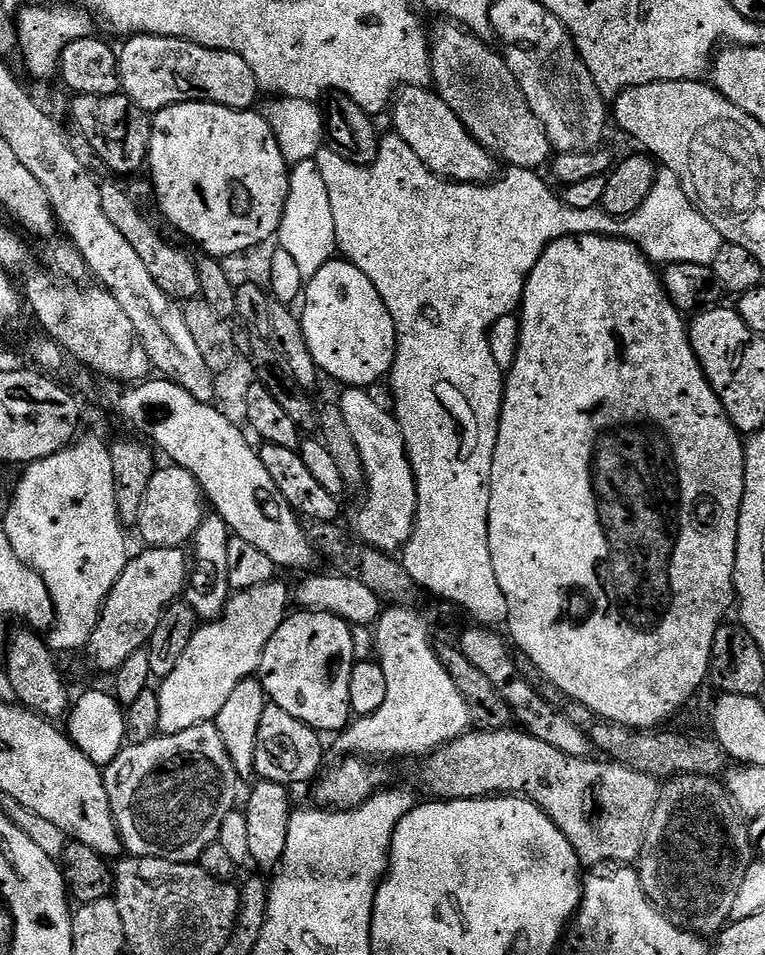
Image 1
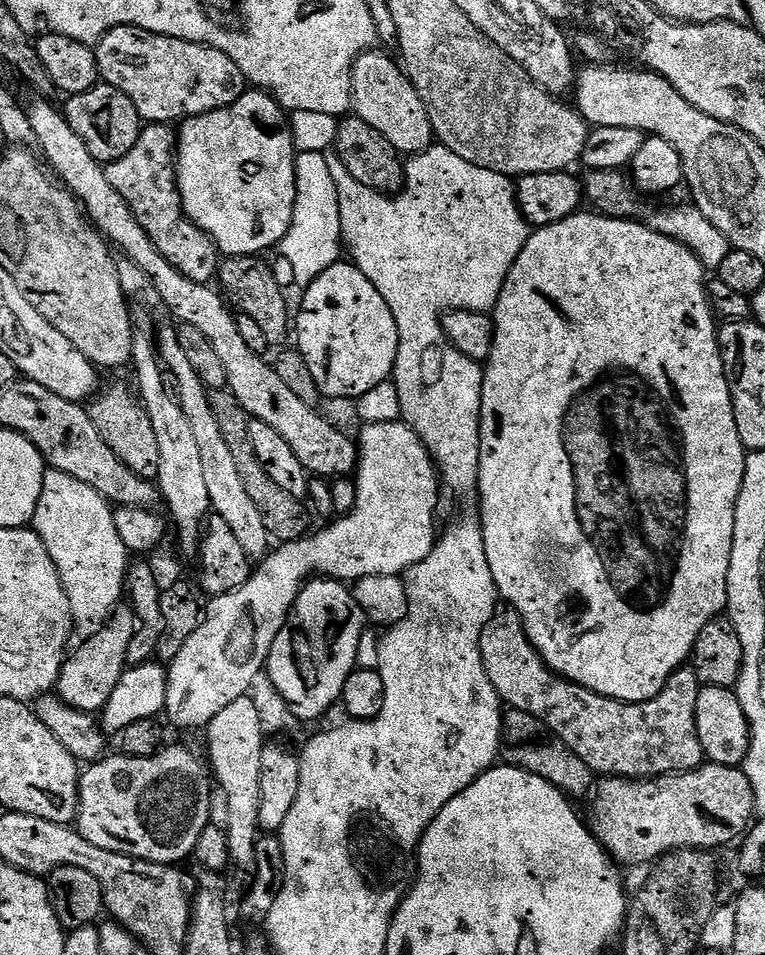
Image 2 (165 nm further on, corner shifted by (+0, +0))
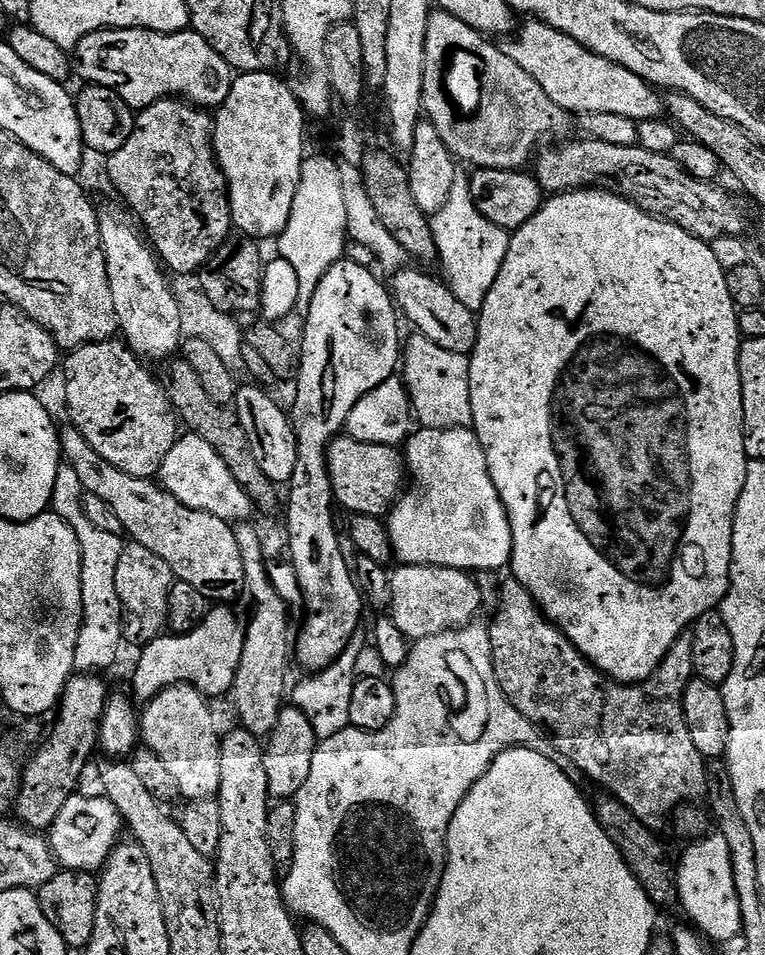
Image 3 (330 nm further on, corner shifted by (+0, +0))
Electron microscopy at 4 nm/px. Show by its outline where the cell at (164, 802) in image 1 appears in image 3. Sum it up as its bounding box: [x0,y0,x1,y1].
[50,794,125,873]

